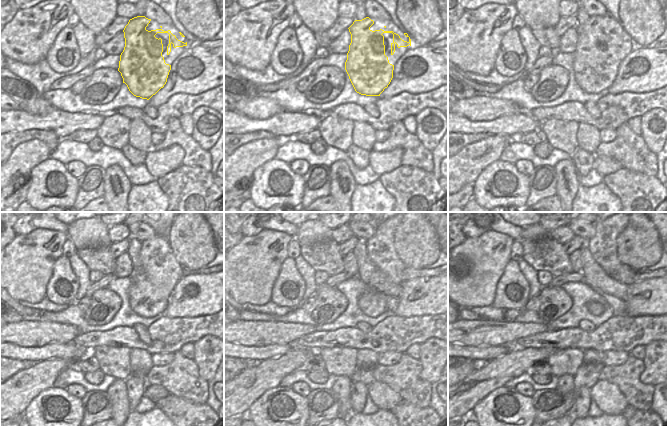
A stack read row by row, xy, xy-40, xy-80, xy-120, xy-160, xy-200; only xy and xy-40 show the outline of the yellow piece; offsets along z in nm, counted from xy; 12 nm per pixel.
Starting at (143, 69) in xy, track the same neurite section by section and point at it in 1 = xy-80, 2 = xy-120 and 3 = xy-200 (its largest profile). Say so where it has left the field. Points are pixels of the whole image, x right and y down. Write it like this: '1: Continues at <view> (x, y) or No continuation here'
1: Continues at xy-80 (594, 69)
2: Continues at xy-120 (148, 296)
3: Continues at xy-200 (595, 308)

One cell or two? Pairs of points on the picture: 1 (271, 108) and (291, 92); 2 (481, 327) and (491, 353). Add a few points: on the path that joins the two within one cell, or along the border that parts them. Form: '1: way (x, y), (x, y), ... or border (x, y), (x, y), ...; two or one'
1: border (259, 95), (273, 99), (284, 110); two
2: border (466, 344), (469, 346), (506, 346); two

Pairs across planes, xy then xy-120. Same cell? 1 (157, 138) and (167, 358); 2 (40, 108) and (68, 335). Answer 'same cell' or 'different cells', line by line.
1: same cell
2: same cell

